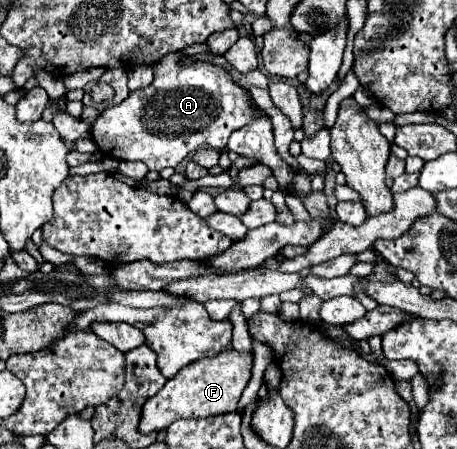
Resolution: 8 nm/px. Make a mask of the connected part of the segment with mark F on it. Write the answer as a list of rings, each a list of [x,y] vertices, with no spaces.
[[[235,349],[221,351],[211,359],[199,359],[183,367],[173,379],[169,379],[163,389],[147,399],[139,423],[139,431],[151,433],[169,427],[181,417],[211,417],[219,413],[231,413],[237,407],[237,401],[251,379],[253,355],[243,355]]]

